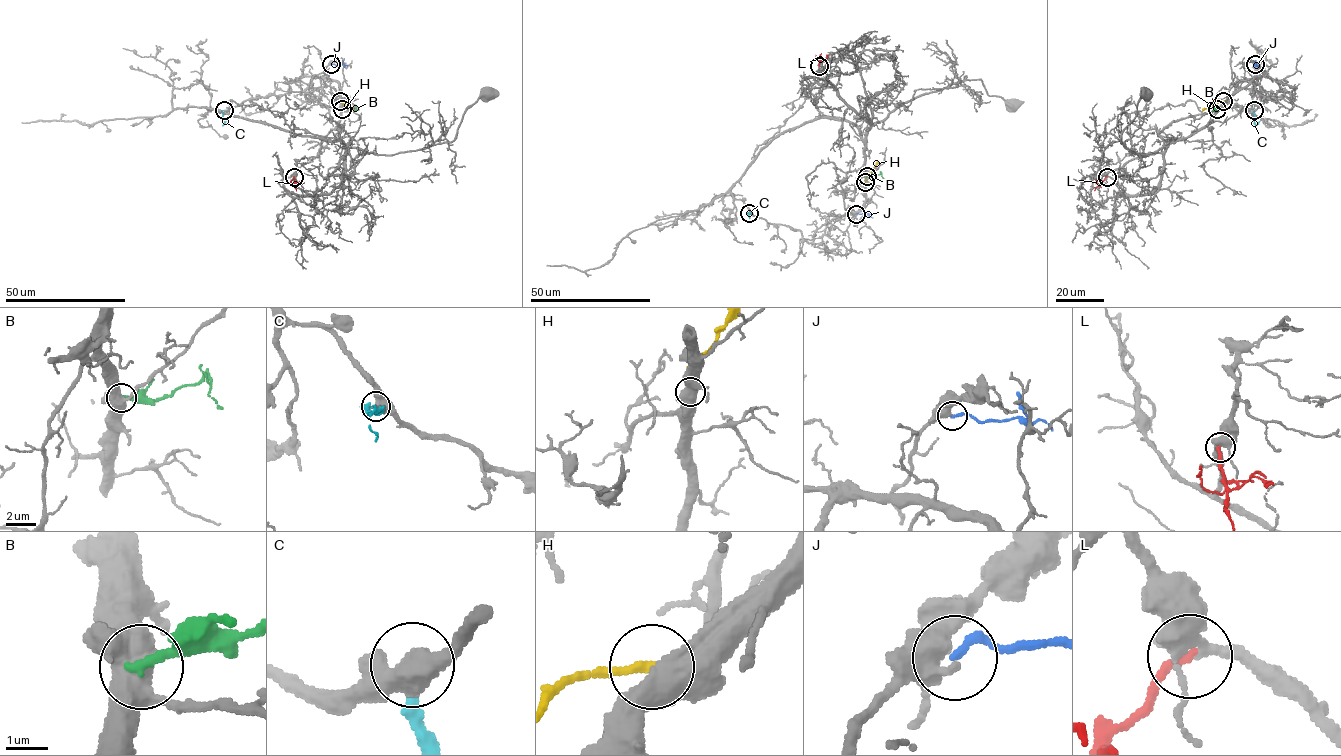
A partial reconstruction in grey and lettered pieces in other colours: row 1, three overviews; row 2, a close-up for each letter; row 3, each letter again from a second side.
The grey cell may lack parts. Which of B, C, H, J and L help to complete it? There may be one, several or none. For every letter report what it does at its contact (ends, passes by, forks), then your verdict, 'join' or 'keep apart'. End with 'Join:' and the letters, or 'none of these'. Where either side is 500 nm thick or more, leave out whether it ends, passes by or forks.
B: keep apart
C: keep apart
H: keep apart
J: it ends | join
L: it ends | join
Join: J, L

